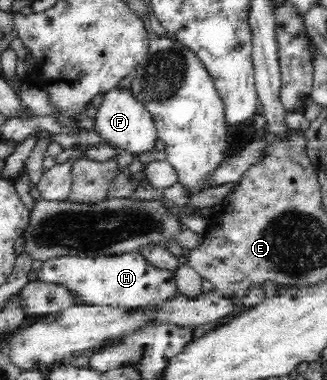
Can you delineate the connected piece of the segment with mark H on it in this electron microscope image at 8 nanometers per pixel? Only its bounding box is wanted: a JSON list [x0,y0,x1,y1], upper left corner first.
[37,251,177,312]

